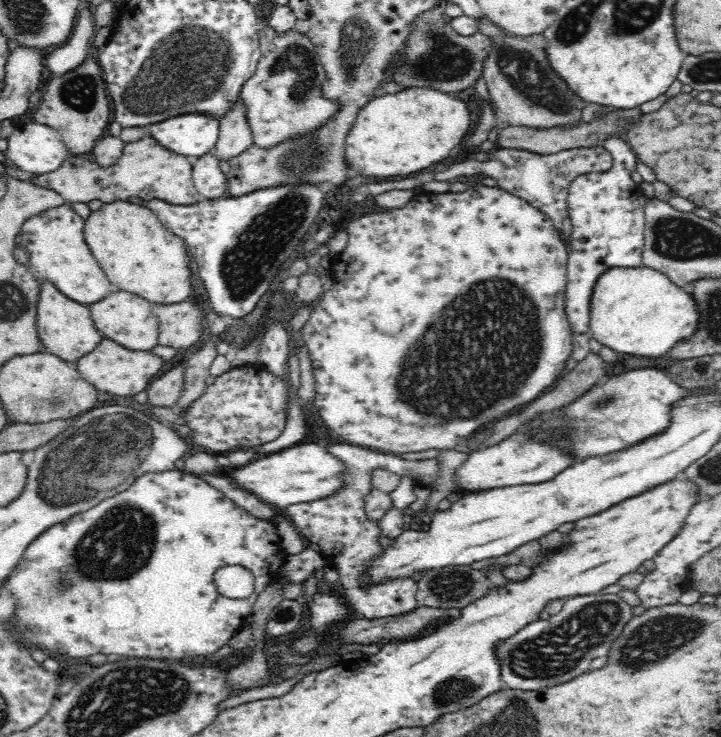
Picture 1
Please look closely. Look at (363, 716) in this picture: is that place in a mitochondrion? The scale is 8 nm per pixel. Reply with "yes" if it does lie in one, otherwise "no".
no

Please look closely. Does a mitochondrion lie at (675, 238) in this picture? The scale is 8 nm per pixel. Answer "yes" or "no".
yes

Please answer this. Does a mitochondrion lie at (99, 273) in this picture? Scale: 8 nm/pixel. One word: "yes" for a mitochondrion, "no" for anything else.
no

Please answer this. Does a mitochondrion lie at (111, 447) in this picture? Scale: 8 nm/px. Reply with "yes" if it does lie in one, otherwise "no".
yes

